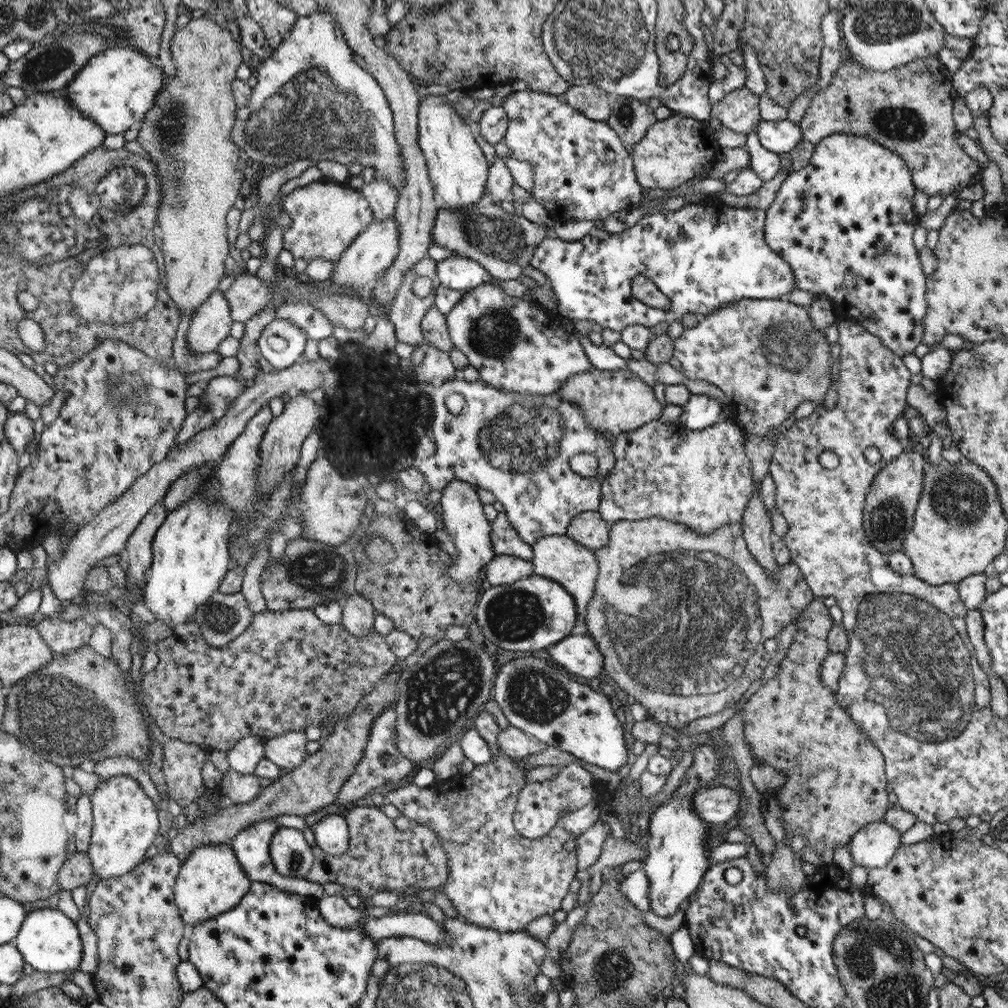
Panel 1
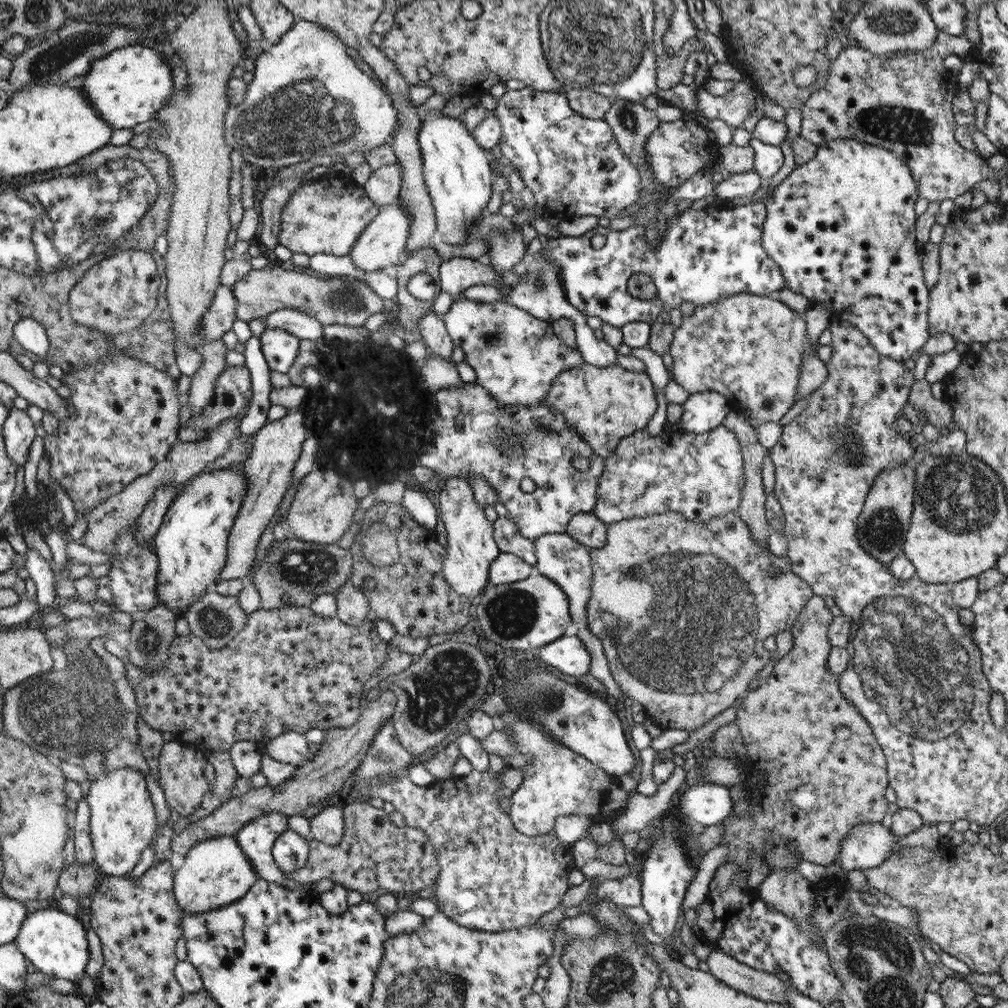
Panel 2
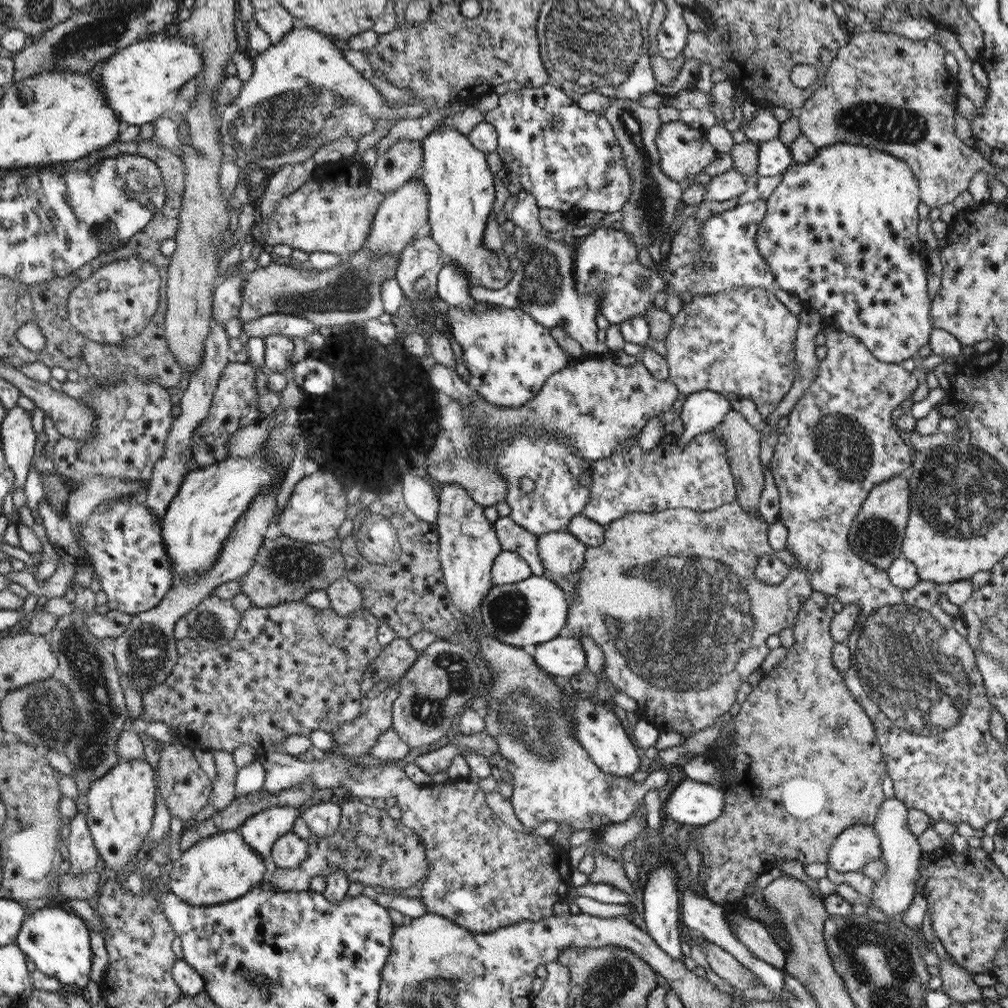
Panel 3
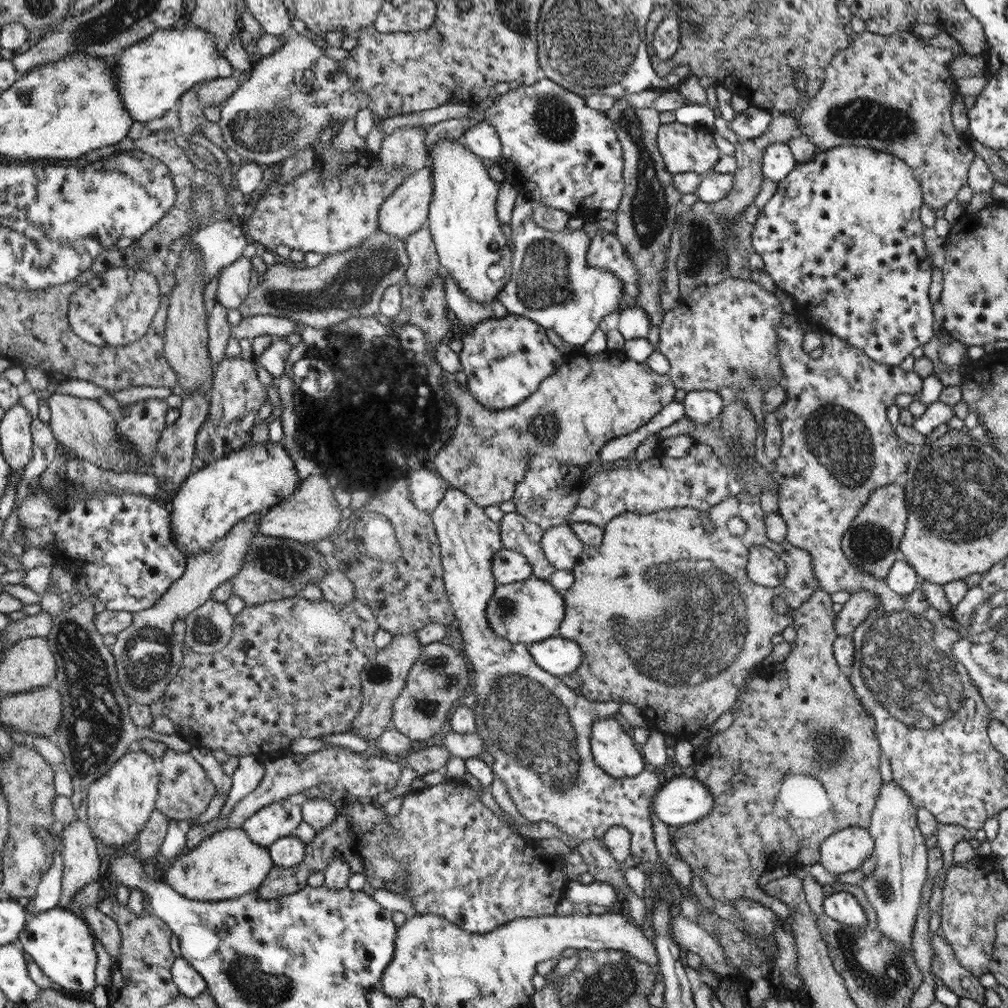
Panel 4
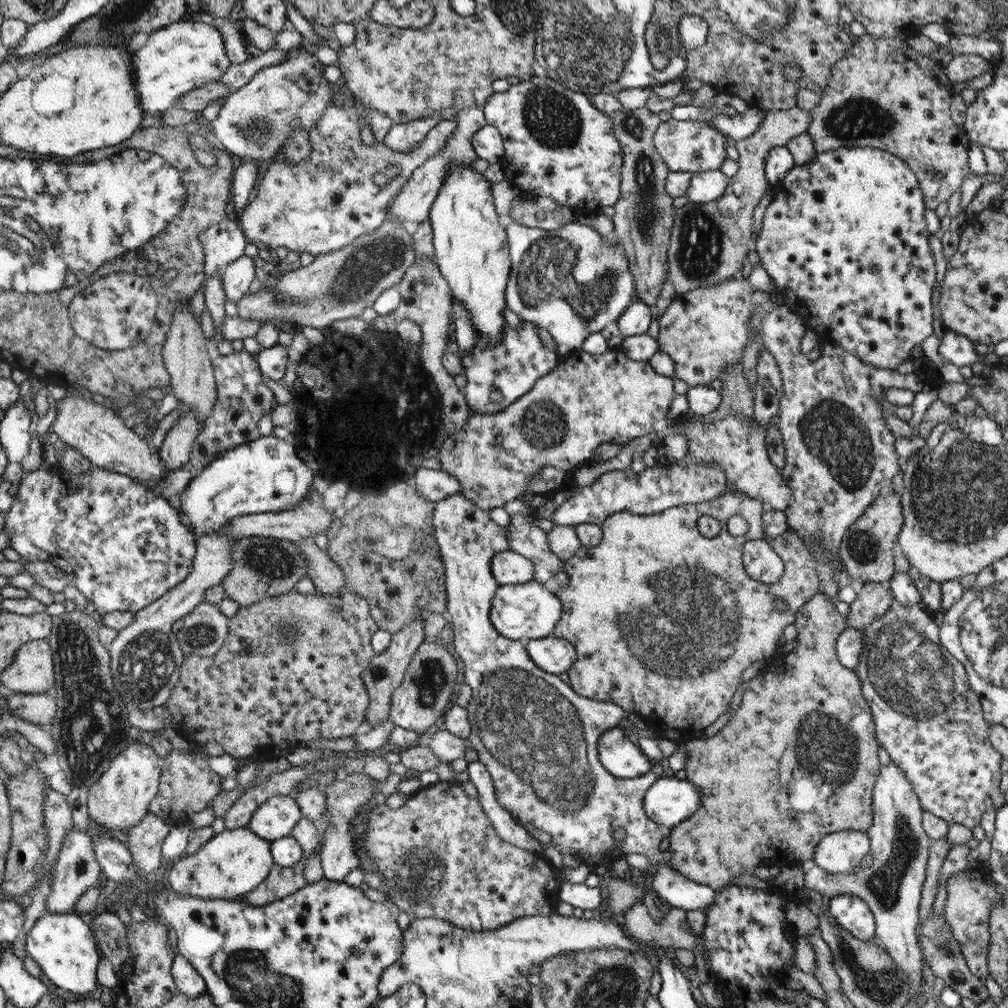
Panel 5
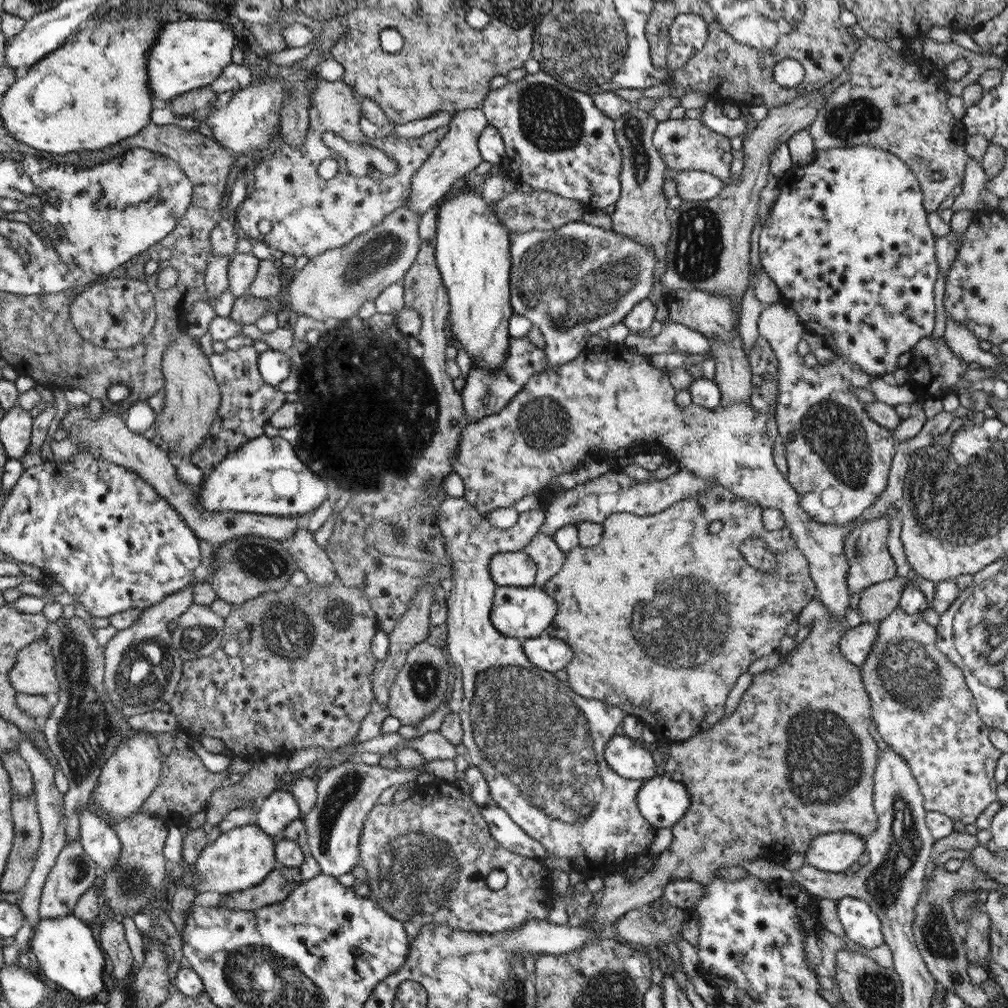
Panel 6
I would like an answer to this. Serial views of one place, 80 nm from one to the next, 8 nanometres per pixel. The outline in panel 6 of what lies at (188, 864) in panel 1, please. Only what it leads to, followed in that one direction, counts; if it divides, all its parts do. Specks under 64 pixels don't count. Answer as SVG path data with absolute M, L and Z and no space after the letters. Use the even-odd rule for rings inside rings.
M252 822L222 833L212 844L205 845L198 858L183 872L179 884L192 886L197 893L218 892L230 894L255 887L263 882L279 865L275 856L276 838L268 836Z

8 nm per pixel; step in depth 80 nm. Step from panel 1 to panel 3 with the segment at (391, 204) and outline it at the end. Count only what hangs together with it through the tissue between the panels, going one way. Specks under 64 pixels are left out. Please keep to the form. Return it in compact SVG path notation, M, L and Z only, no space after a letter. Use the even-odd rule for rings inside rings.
M401 138L397 140L386 155L378 158L372 174L368 178L369 187L387 196L389 193L398 190L410 181L416 174L420 173L420 168L424 157L422 157L422 141L411 138Z

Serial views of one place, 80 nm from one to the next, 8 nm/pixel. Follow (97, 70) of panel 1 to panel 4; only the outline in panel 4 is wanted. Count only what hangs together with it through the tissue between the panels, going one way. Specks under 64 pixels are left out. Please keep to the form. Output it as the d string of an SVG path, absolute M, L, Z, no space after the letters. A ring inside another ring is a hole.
M183 23L156 31L142 39L119 56L115 61L120 76L120 90L123 104L130 109L136 122L148 122L162 117L175 108L180 97L204 80L214 81L232 76L233 66L220 55L216 46L216 36L208 30L184 26Z

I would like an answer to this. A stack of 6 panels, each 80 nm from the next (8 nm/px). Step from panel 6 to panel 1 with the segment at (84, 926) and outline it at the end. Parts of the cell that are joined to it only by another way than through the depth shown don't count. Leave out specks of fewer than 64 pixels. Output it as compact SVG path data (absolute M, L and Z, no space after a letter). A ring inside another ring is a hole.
M49 907L28 913L13 943L34 971L48 973L80 970L79 962L83 958L83 939L79 933L78 923L74 923L60 909Z

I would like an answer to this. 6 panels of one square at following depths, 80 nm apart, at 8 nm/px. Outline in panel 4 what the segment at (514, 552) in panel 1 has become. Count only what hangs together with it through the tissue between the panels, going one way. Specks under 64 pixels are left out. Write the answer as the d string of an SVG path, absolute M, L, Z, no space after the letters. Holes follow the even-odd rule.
M514 512L505 514L499 526L503 534L503 549L522 553L531 562L534 576L547 579L555 572L554 565L544 557L541 545L544 531L538 525Z

